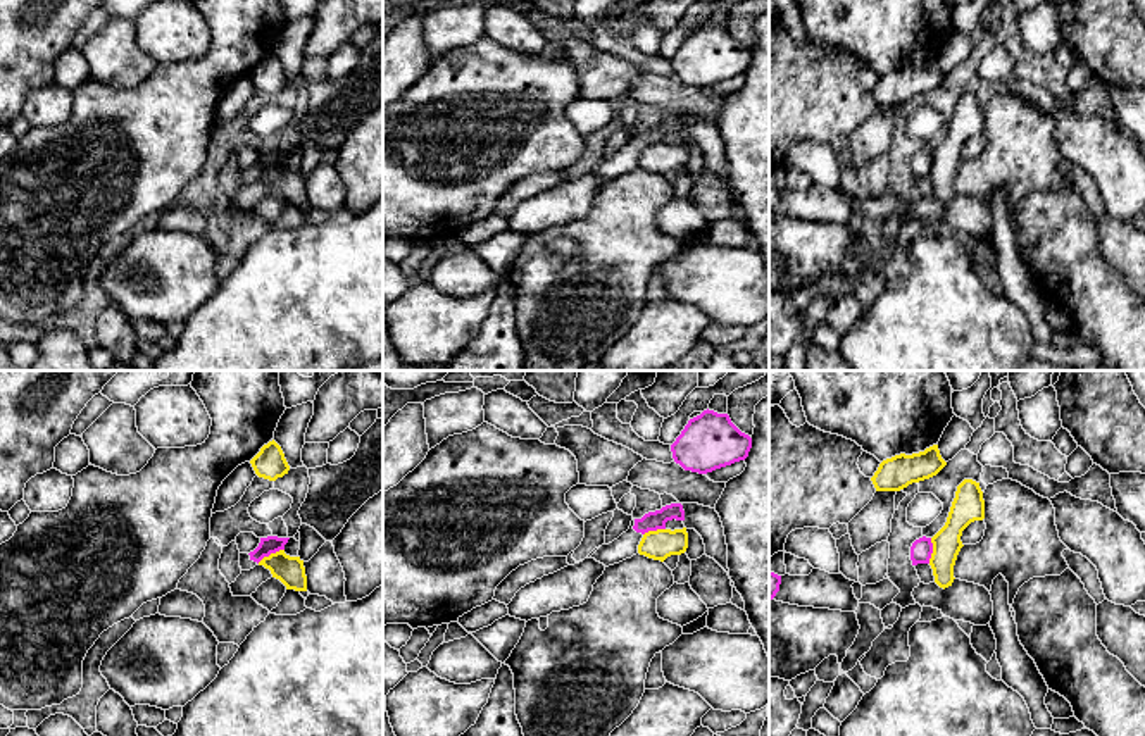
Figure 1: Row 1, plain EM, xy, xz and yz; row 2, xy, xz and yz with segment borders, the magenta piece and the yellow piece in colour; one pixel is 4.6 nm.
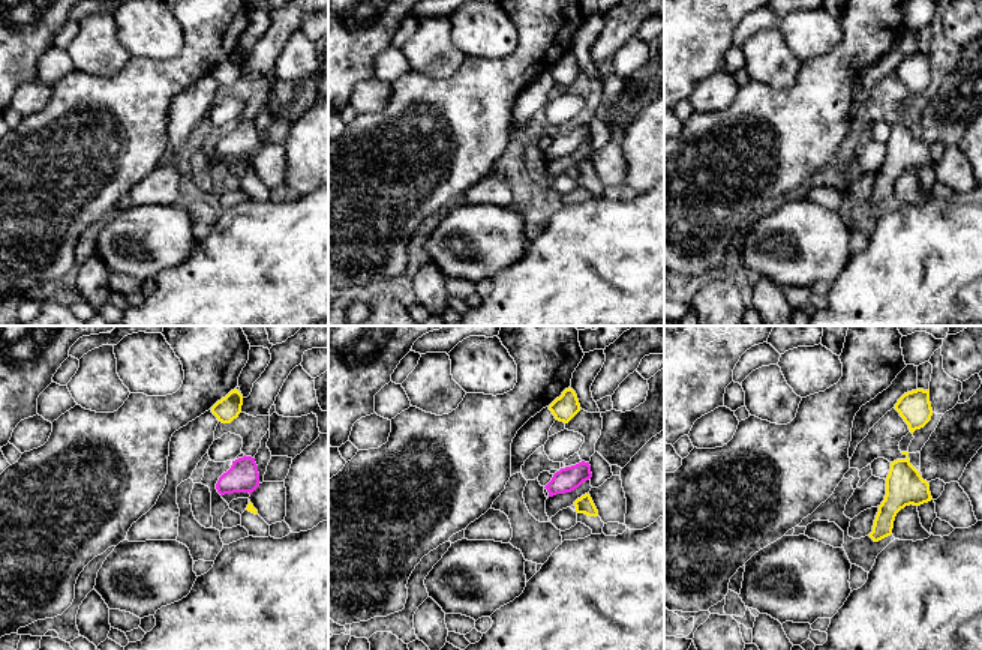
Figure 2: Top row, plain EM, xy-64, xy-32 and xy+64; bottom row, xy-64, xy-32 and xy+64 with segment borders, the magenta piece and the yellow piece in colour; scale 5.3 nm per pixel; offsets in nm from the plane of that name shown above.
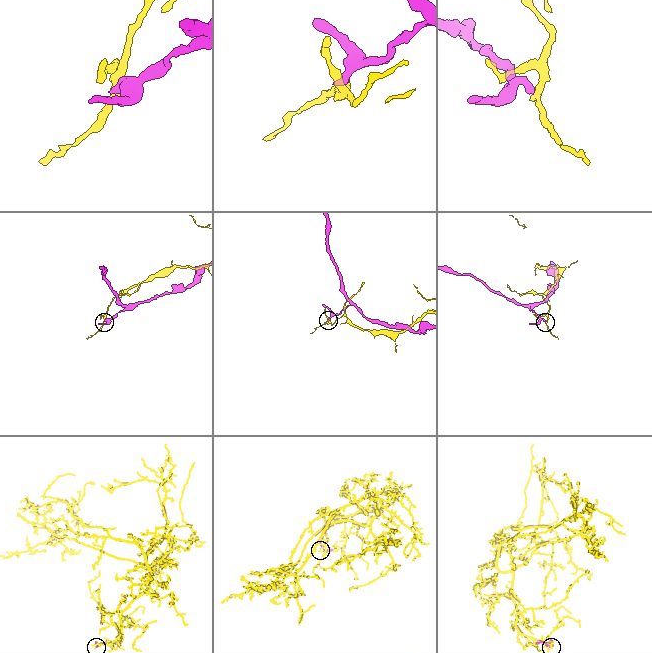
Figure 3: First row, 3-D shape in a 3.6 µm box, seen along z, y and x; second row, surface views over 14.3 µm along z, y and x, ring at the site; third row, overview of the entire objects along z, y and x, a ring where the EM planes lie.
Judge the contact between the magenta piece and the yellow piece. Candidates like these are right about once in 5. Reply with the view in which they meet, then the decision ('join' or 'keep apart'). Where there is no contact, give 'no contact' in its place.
meets magenta in xy; keep apart

